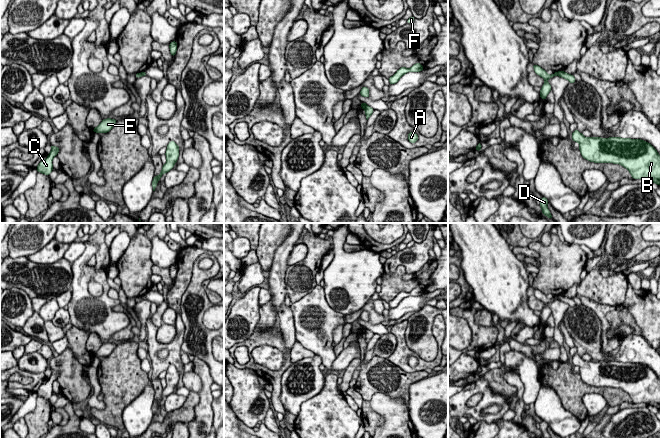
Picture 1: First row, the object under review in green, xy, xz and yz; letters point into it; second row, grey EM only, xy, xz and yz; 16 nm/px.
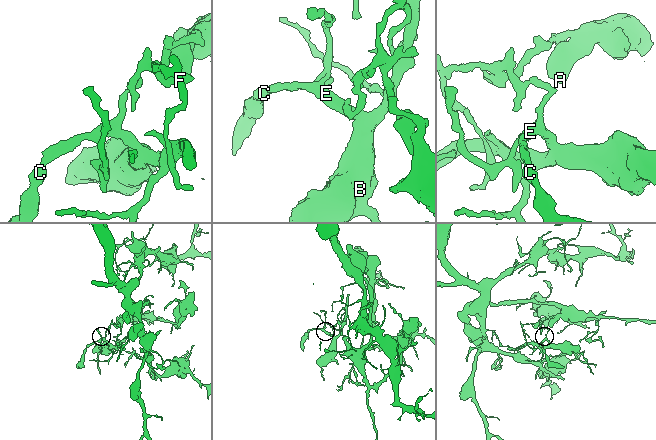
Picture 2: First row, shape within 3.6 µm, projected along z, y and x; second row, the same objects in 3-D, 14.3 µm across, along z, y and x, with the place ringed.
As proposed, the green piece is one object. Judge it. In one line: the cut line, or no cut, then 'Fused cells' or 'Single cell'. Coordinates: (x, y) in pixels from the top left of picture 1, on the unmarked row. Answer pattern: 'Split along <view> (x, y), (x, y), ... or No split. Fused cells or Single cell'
Split along yz (554, 297), (556, 299). Fused cells

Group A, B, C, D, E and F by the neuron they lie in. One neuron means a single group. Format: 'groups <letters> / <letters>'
groups A F / B C D E

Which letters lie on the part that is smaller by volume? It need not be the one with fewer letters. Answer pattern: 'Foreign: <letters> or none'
Foreign: B, C, D, E

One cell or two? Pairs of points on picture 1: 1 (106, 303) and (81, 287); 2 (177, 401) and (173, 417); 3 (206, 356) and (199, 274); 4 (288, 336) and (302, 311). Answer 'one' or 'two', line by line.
1: one
2: two
3: one
4: two

